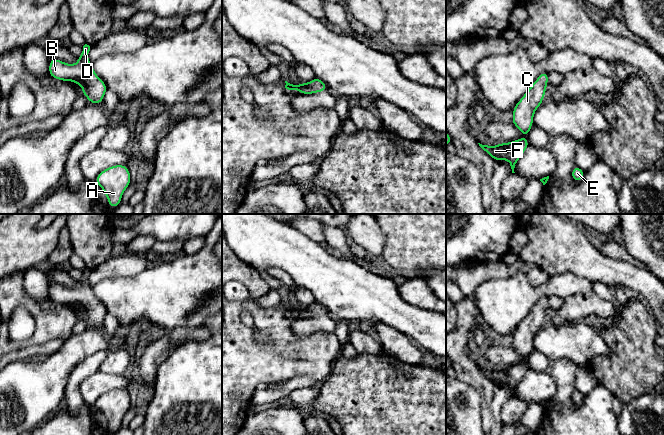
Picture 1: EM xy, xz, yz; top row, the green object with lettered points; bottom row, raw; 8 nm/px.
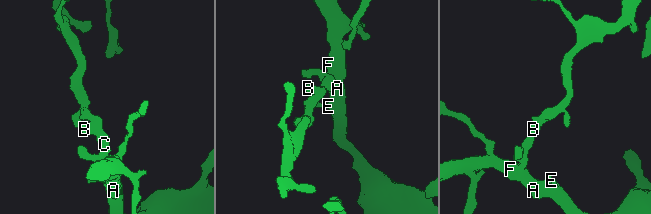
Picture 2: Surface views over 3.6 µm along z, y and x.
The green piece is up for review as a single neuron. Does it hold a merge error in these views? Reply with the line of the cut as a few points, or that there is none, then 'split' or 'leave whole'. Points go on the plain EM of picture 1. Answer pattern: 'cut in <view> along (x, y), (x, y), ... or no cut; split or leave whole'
no cut; leave whole

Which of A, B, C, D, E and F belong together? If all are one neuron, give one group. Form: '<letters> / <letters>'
A B C D E F

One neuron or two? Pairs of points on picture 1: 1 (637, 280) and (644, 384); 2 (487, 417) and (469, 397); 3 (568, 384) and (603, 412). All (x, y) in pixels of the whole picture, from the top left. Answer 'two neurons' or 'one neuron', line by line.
1: two neurons
2: two neurons
3: one neuron

